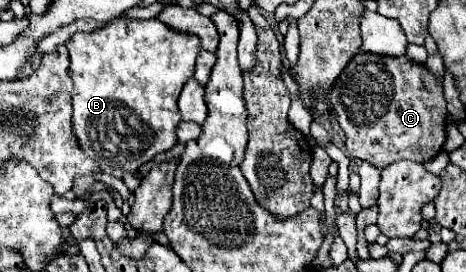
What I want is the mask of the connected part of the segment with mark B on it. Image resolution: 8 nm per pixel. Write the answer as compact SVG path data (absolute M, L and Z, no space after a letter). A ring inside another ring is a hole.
M117 17L111 25L95 31L79 31L65 43L69 51L69 77L73 79L73 125L83 151L101 165L103 173L123 177L145 165L157 153L169 151L177 143L175 127L181 121L177 99L183 85L193 77L195 57L201 49L199 37L175 31L157 19ZM99 127L107 133L107 147L99 147Z

